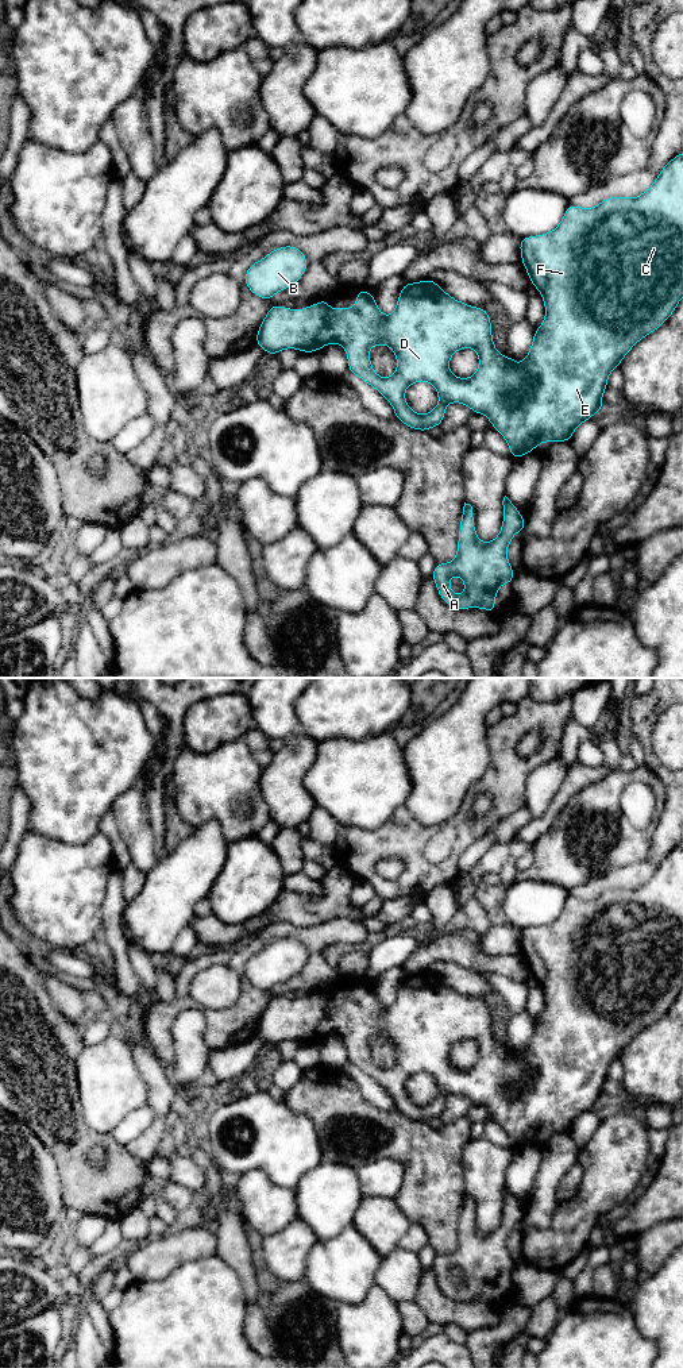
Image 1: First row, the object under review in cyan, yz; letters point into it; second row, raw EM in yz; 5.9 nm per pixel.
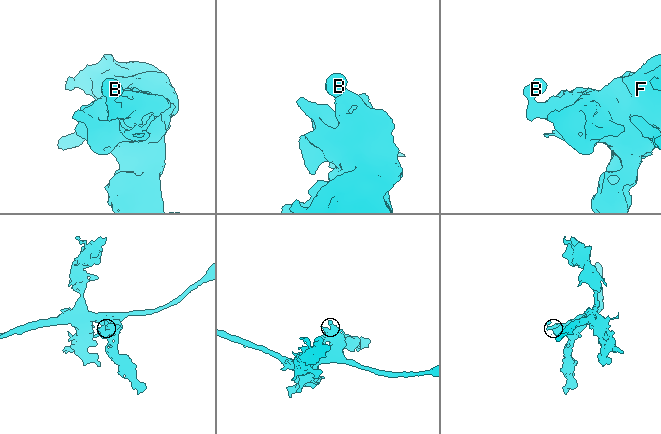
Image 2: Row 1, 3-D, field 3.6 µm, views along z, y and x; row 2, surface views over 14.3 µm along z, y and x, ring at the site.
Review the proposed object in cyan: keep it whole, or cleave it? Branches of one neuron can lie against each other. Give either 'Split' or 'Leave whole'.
Leave whole

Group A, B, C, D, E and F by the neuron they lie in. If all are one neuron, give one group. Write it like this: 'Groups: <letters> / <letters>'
Groups: A B C D E F

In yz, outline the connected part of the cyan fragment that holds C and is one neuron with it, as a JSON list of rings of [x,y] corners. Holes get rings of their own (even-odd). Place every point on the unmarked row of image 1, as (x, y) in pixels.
[[[683,844],[674,848],[661,860],[652,878],[644,885],[641,885],[638,889],[609,889],[601,893],[594,899],[580,899],[568,895],[562,913],[553,922],[543,926],[535,926],[520,930],[520,943],[521,953],[525,957],[530,975],[533,975],[543,987],[545,998],[545,1010],[541,1017],[535,1022],[533,1034],[529,1040],[529,1044],[525,1048],[524,1053],[520,1056],[513,1049],[502,1048],[497,1043],[491,1026],[491,1011],[485,999],[471,998],[455,991],[431,970],[416,975],[405,974],[398,987],[395,1001],[390,1007],[383,1007],[375,994],[374,986],[370,986],[362,979],[358,979],[358,989],[352,1001],[331,1001],[328,997],[328,991],[320,991],[316,997],[309,997],[300,1002],[294,1002],[293,999],[283,999],[281,997],[271,997],[266,1009],[261,1014],[255,1034],[270,1047],[275,1047],[277,1044],[286,1040],[297,1040],[301,1044],[316,1044],[317,1041],[331,1034],[342,1036],[347,1045],[348,1063],[354,1064],[360,1071],[377,1080],[391,1095],[395,1105],[395,1110],[402,1113],[412,1121],[429,1122],[432,1118],[440,1118],[445,1107],[445,1098],[449,1094],[460,1094],[467,1097],[474,1105],[483,1105],[490,1111],[493,1120],[498,1122],[508,1133],[510,1140],[510,1149],[520,1149],[525,1145],[532,1144],[533,1140],[539,1138],[541,1133],[570,1133],[572,1125],[583,1113],[591,1110],[598,1102],[603,1101],[602,1087],[603,1083],[607,1080],[607,1070],[611,1061],[620,1057],[624,1048],[633,1040],[637,1033],[656,1022],[661,1016],[668,1011],[668,1009],[674,1005],[679,993],[683,989]],[[383,1034],[393,1041],[397,1049],[395,1064],[387,1070],[382,1070],[374,1063],[368,1044],[368,1040],[371,1037],[381,1037]],[[464,1038],[474,1040],[479,1048],[479,1059],[471,1070],[458,1070],[451,1064],[448,1059],[451,1047]],[[418,1072],[431,1074],[435,1078],[440,1090],[439,1095],[428,1106],[416,1105],[405,1093],[405,1080]]]

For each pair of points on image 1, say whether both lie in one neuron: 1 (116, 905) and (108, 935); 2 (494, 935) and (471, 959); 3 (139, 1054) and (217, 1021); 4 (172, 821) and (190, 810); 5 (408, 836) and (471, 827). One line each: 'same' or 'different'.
1: same
2: different
3: different
4: different
5: same

